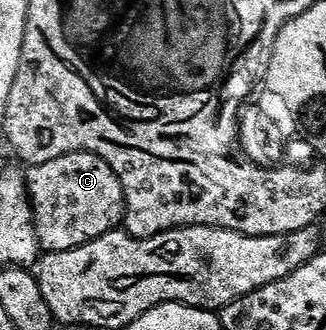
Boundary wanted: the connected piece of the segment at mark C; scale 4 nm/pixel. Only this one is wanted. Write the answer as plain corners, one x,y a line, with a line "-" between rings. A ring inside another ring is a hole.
65,154
25,171
26,187
30,193
30,206
34,210
34,231
43,251
55,254
68,252
119,229
126,213
126,197
116,172
95,154

